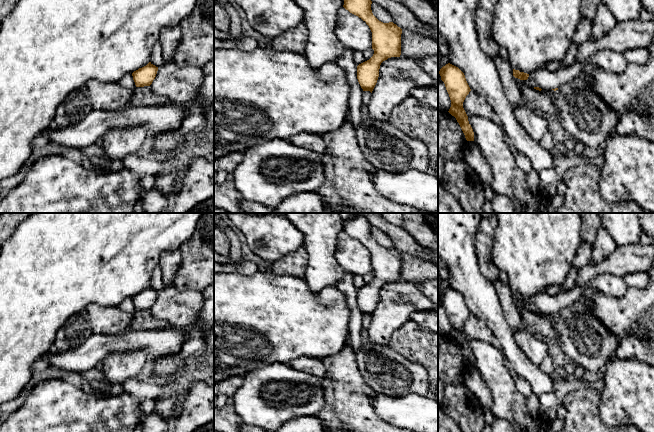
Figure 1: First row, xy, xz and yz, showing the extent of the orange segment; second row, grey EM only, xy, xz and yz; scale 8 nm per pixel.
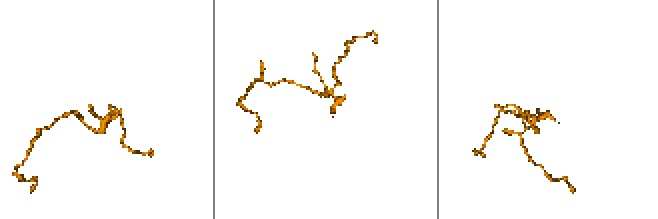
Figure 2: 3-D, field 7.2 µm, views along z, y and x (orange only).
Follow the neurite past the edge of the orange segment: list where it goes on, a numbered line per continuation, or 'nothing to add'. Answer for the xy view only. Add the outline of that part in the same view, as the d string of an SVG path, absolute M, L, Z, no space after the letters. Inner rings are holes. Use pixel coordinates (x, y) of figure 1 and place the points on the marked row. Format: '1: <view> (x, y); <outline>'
nothing to add

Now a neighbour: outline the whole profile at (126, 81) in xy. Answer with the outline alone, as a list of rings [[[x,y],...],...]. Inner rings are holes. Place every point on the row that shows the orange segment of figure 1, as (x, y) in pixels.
[[[131,73],[125,74],[119,81],[118,84],[128,89],[136,89],[135,82]]]

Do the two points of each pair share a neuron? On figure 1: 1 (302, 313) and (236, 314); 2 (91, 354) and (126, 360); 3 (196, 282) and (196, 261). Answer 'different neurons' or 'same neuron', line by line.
1: same neuron
2: different neurons
3: same neuron

